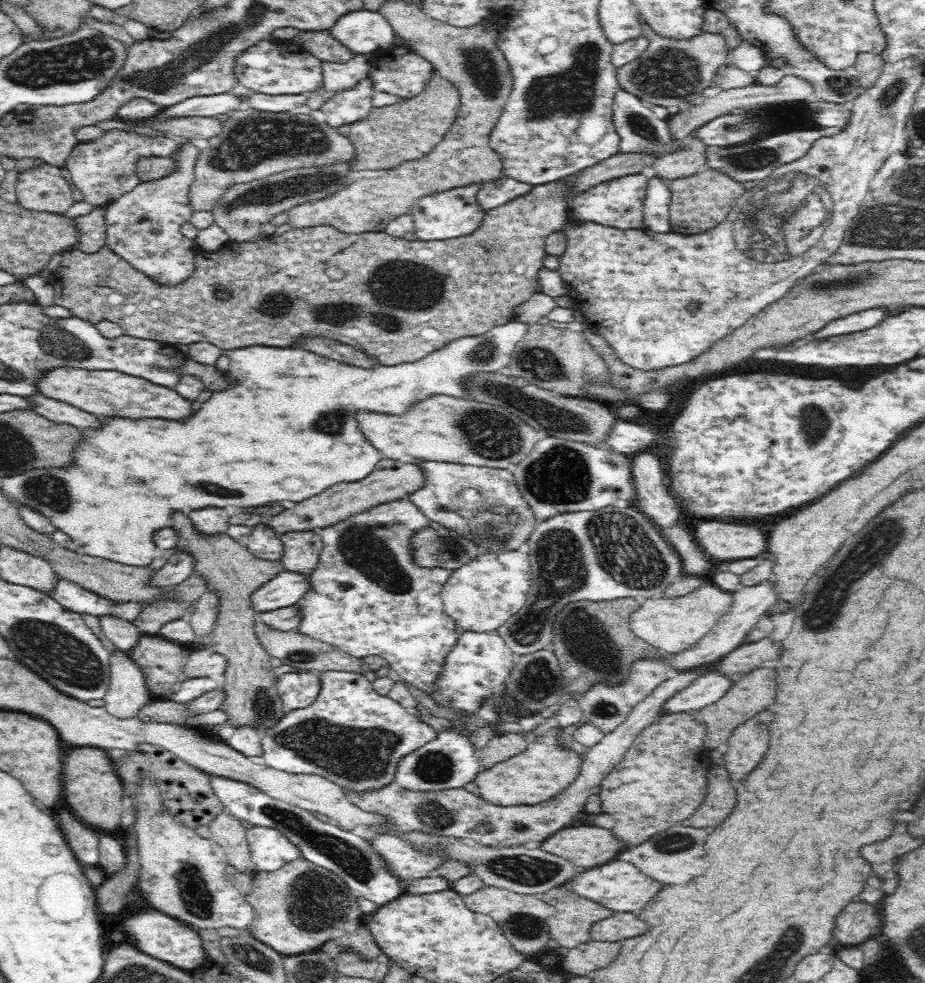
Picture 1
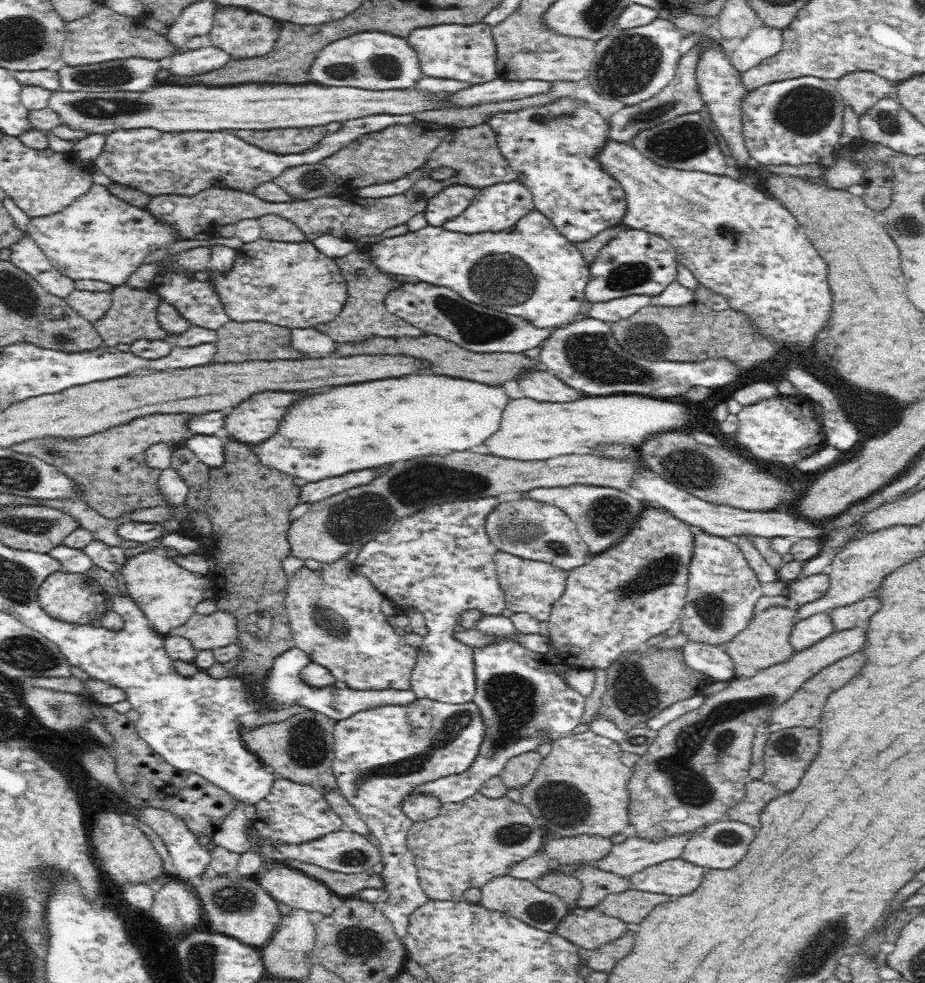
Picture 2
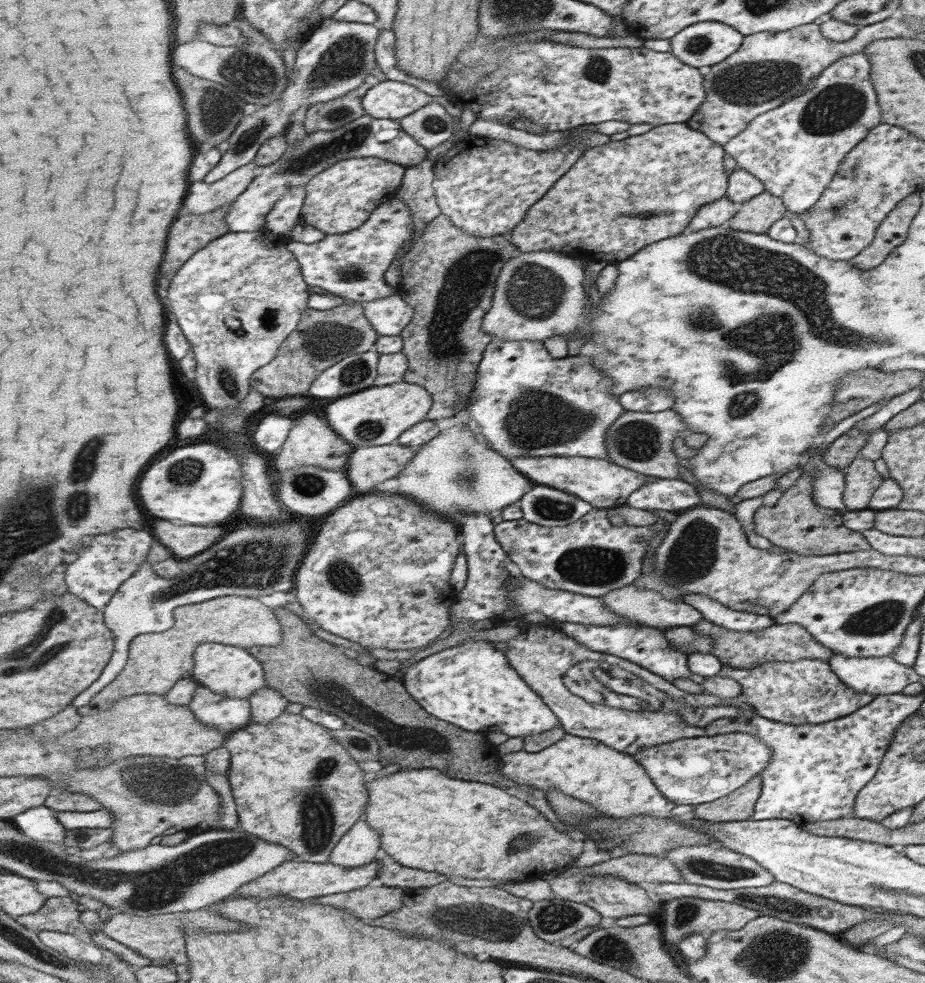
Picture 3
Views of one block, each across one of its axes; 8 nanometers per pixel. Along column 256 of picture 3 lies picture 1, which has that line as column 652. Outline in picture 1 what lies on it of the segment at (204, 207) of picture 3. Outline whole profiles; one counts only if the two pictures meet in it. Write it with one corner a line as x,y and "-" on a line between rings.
692,138
691,146
684,151
668,154
662,158
653,160
650,168
646,171
649,177
659,178
664,182
688,178
702,170
706,150
704,143

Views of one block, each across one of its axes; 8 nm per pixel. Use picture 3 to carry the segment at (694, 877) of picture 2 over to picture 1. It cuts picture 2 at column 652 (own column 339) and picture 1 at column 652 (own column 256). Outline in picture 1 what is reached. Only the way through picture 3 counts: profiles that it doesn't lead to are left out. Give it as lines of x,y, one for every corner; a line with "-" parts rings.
610,861
602,866
592,867
582,874
574,875
565,885
578,898
592,901
612,912
634,912
646,906
646,902
660,892
660,884
652,882
651,878
640,874
630,862

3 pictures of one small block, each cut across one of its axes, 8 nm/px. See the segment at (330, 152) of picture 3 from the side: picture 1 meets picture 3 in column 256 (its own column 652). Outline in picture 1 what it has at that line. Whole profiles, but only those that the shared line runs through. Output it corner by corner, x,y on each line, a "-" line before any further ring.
649,177
648,187
642,201
643,226
655,233
672,232
670,220
670,191
668,183

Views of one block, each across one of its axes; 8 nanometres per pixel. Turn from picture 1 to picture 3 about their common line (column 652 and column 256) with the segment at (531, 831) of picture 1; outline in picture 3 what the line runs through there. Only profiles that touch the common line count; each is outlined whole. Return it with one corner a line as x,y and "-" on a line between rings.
266,686
263,690
255,692
249,698
252,703
251,723
267,724
285,713
285,708
290,700
287,700
279,690

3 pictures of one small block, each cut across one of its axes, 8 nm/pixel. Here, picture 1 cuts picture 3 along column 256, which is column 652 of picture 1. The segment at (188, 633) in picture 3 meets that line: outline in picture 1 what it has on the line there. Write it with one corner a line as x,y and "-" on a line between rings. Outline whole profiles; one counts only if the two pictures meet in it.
708,581
680,598
650,598
639,601
628,616
630,631
662,652
677,653
707,634
732,606
733,594
714,587

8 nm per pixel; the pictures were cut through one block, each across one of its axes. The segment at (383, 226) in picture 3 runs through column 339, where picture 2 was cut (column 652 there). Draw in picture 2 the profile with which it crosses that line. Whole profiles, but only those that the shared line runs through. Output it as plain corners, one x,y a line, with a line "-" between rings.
638,229
620,231
589,263
590,276
582,300
595,303
630,294
656,296
676,280
677,261
674,247
664,238

